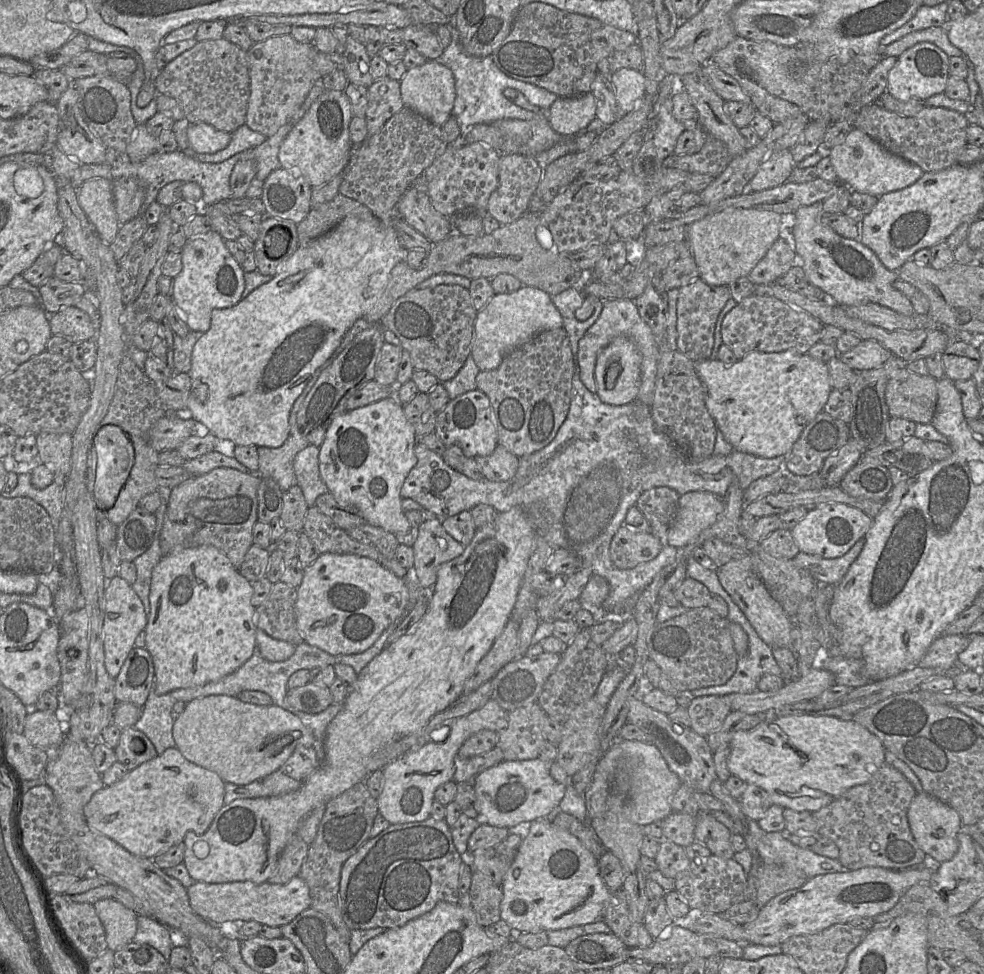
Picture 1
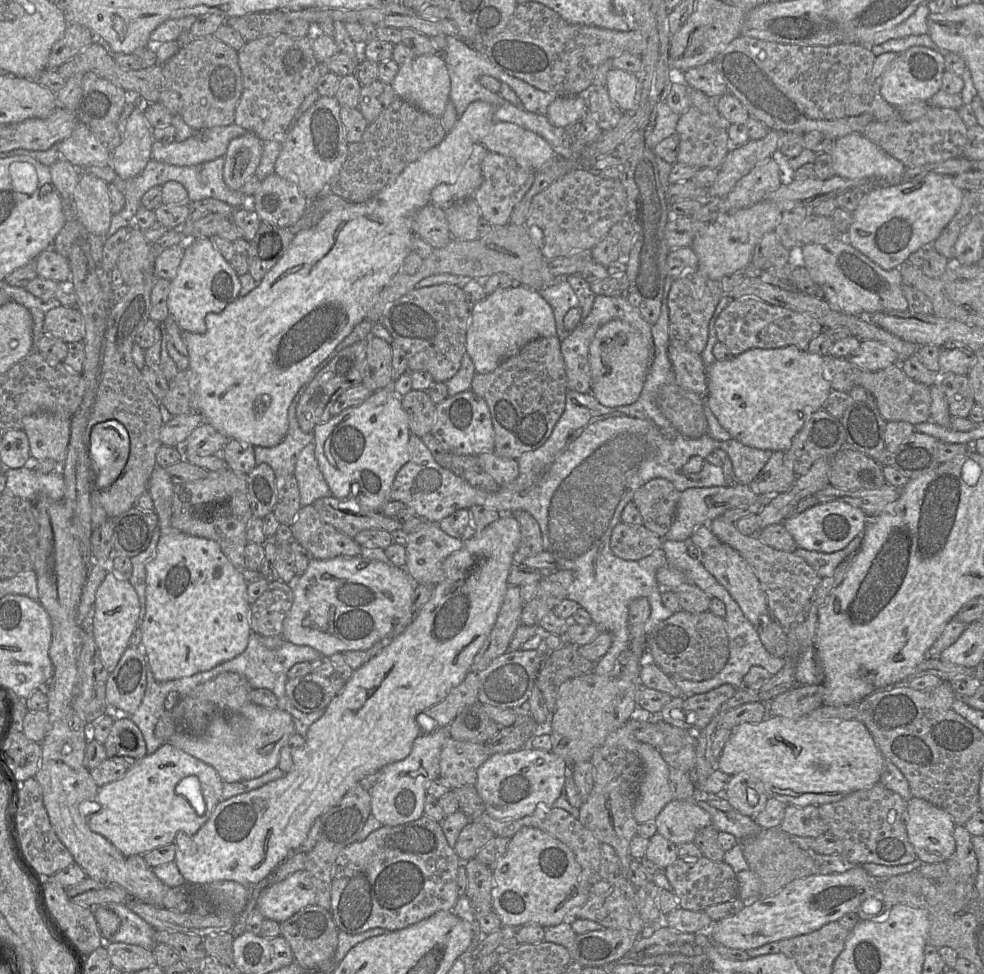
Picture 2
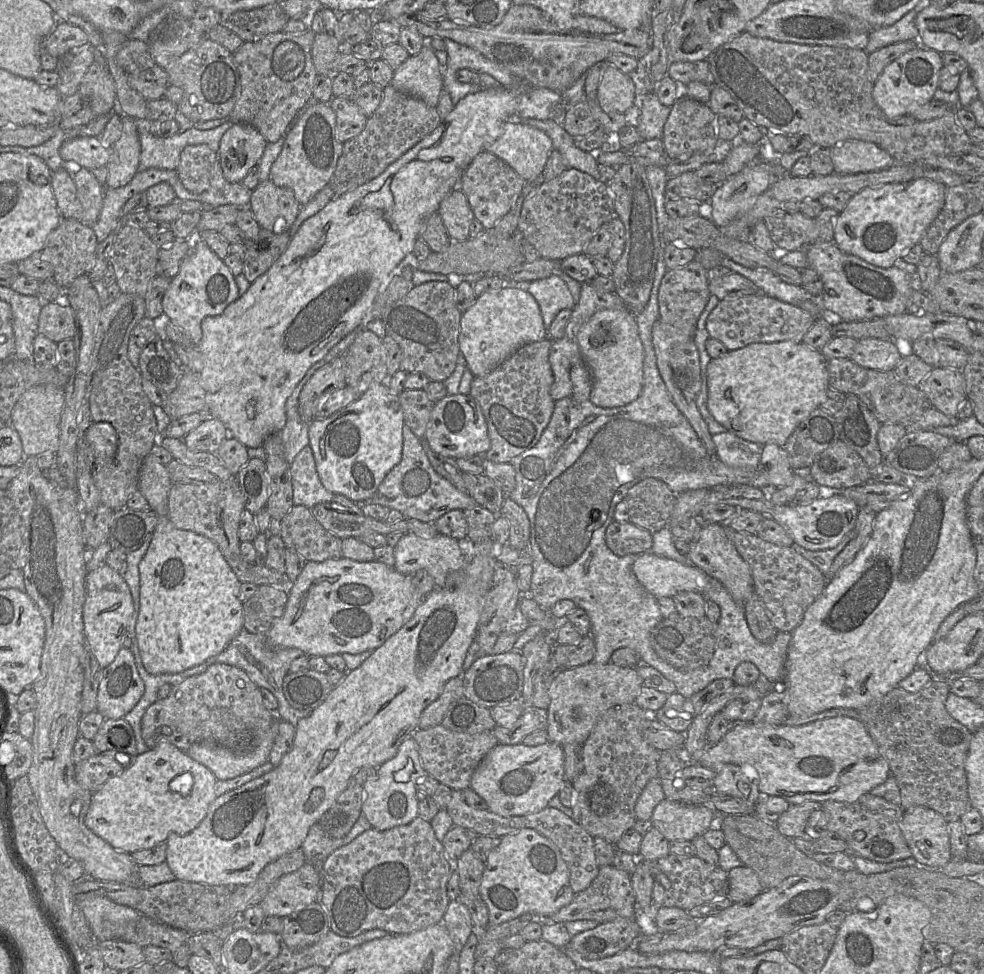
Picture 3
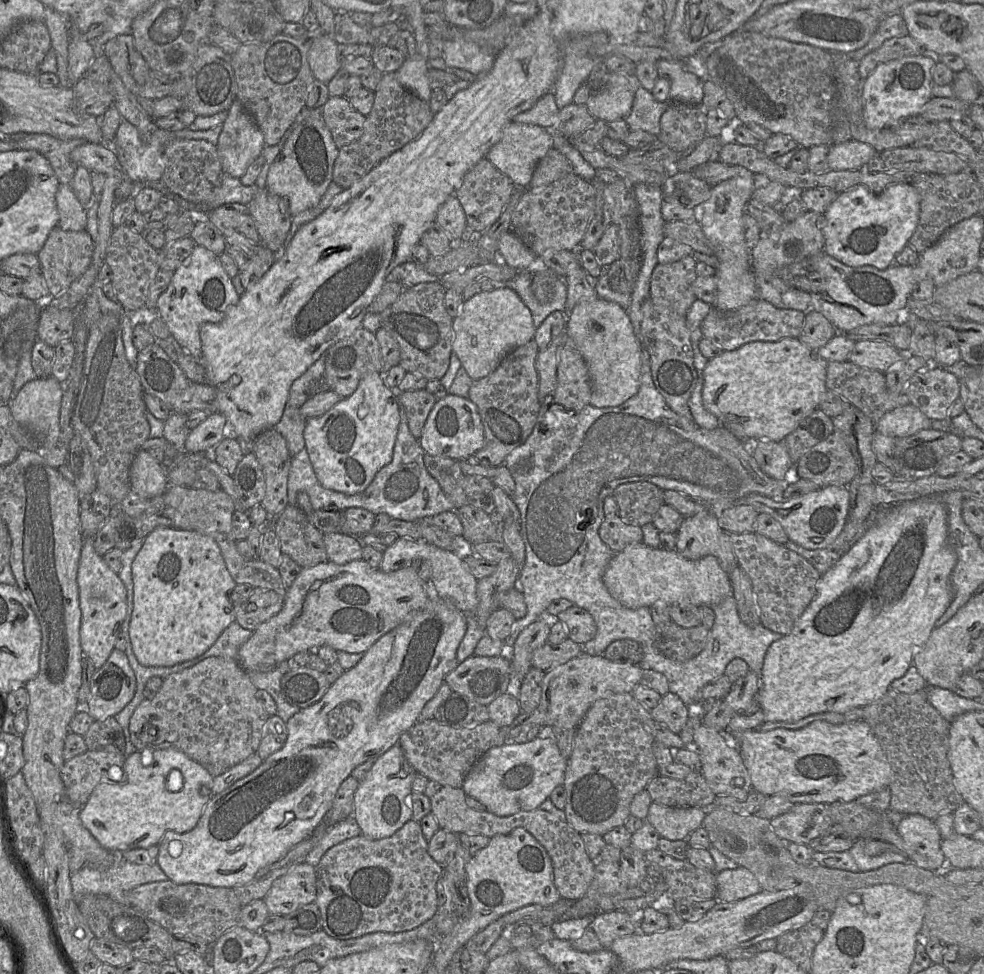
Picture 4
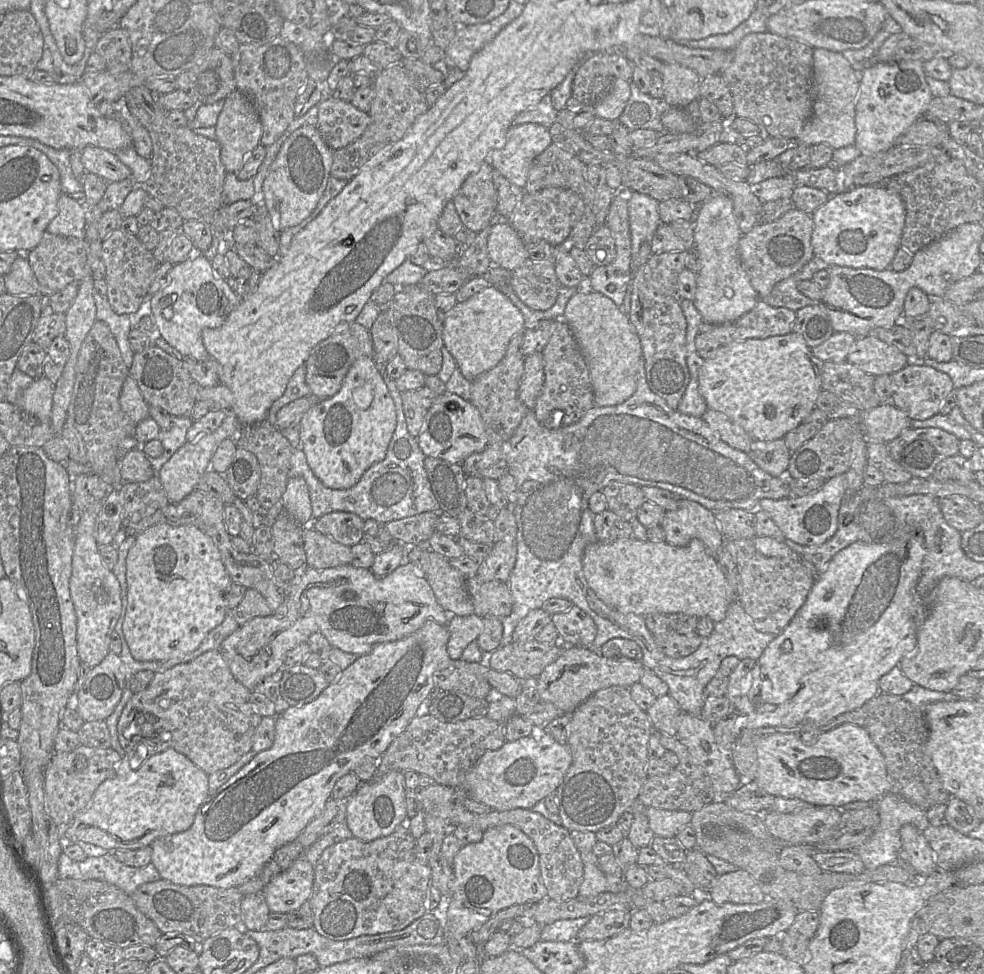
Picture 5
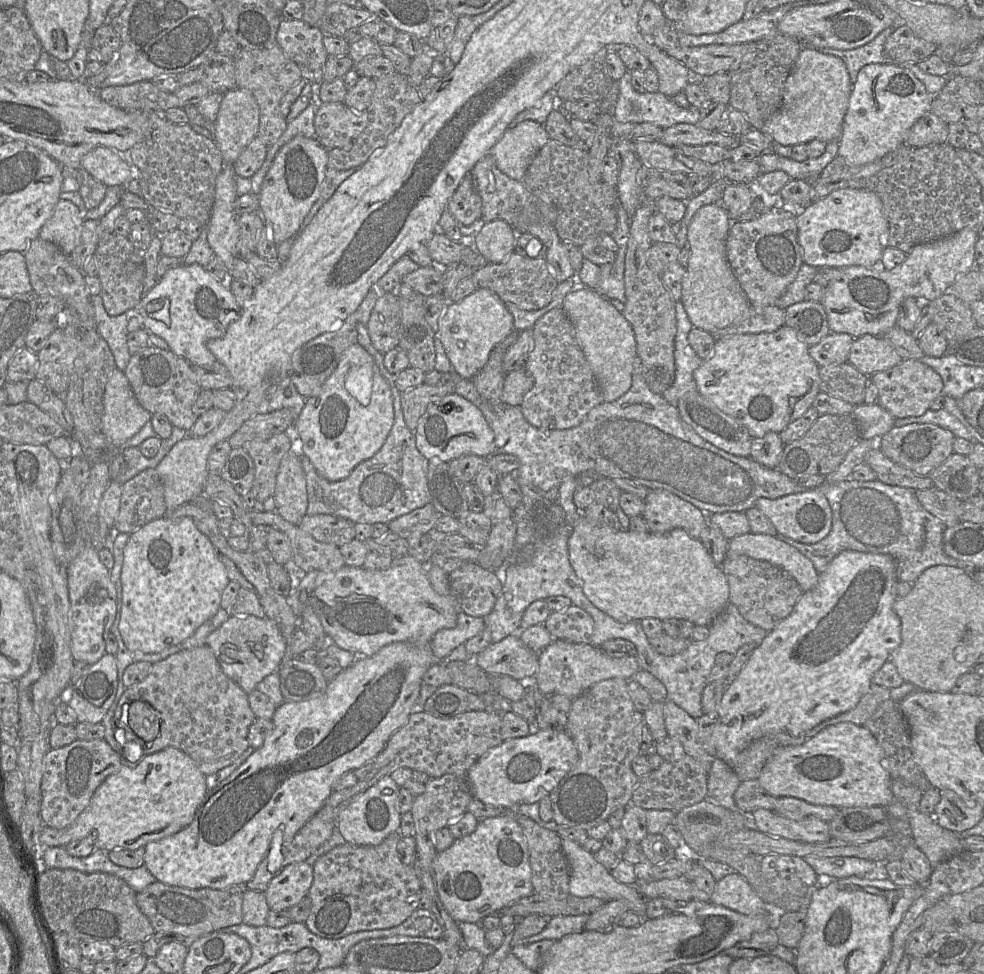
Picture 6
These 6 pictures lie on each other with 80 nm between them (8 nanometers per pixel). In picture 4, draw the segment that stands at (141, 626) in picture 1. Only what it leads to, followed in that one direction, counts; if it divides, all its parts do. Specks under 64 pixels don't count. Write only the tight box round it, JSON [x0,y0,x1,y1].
[78,538,127,669]

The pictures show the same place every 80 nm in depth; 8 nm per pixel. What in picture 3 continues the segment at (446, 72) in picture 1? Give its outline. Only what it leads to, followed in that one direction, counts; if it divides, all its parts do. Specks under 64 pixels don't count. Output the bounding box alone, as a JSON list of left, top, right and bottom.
[391,38,444,108]

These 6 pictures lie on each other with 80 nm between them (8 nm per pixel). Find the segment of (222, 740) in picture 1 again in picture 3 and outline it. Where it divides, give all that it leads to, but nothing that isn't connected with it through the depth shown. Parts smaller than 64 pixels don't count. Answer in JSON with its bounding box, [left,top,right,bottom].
[185,721,276,780]

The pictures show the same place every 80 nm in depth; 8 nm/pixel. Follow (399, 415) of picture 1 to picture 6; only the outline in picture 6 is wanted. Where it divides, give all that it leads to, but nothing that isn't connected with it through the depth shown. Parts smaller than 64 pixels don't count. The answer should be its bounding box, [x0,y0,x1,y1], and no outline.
[295,345,394,482]

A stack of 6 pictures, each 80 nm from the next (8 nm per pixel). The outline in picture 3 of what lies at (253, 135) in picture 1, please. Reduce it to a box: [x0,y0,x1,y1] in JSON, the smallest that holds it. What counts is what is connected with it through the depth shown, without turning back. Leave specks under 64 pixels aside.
[137,120,234,172]

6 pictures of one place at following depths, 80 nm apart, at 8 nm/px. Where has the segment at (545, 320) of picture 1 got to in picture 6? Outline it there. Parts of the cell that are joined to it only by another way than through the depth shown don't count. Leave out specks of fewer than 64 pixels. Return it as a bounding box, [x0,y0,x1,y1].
[435,288,514,380]

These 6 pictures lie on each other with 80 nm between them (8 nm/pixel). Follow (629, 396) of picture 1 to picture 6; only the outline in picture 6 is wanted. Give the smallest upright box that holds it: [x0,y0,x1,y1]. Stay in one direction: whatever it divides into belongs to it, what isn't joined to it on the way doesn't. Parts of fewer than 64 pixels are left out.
[562,288,638,401]

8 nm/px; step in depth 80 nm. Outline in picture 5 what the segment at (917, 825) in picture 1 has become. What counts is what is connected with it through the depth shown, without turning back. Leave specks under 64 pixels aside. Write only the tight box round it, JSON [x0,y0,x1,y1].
[899,824,936,876]

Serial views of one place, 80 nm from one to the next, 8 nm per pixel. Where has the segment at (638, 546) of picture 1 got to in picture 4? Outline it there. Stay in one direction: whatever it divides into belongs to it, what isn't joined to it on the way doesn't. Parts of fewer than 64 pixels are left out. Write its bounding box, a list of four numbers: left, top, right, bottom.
[599,516,643,553]

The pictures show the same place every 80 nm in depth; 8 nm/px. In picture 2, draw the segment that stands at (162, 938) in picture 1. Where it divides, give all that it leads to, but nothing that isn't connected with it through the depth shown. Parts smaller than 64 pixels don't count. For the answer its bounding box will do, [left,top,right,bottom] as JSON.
[100,903,157,950]

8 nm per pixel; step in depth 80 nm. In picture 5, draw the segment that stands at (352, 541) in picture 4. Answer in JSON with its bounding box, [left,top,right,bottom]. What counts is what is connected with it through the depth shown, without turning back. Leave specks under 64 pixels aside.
[303,526,351,568]

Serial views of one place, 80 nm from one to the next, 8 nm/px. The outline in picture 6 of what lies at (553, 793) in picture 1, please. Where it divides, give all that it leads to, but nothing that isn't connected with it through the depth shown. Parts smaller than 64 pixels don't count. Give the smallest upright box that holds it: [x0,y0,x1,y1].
[465,729,579,809]

